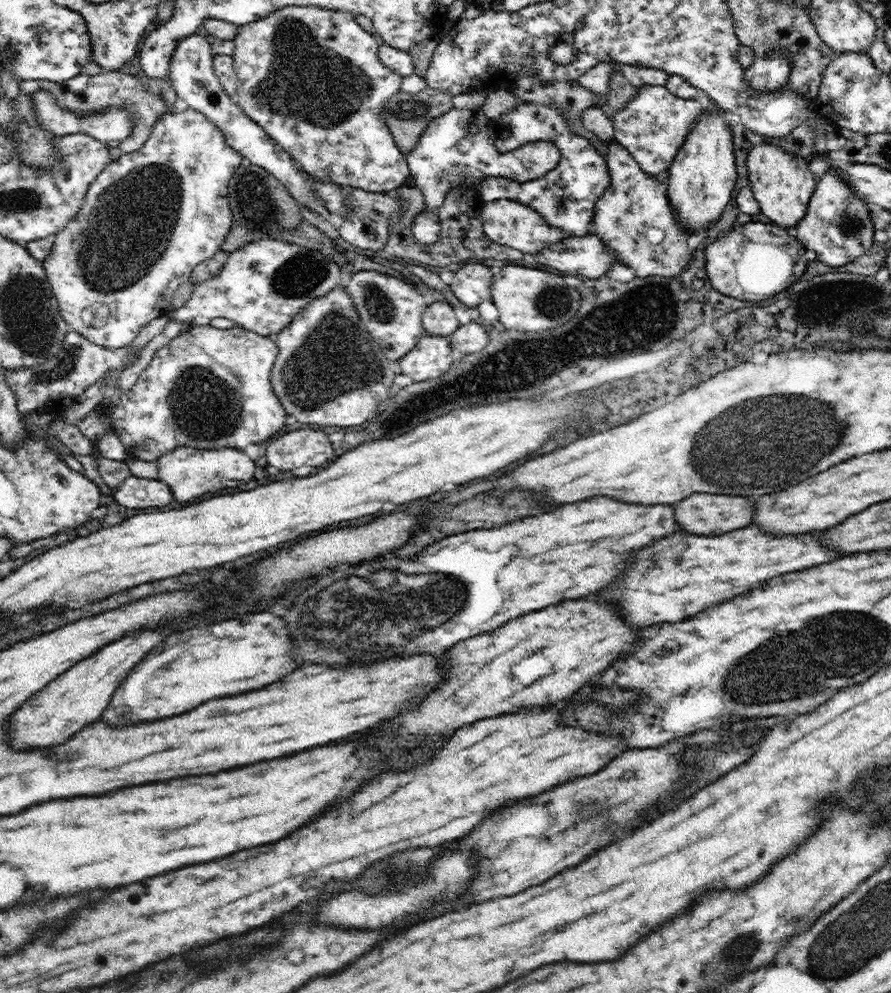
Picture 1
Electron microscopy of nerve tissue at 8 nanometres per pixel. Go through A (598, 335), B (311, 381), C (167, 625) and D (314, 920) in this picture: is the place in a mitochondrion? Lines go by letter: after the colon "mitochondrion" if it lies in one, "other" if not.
A: mitochondrion
B: mitochondrion
C: other
D: other

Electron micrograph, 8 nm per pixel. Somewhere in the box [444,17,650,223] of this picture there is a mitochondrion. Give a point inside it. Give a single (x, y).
(559, 203)

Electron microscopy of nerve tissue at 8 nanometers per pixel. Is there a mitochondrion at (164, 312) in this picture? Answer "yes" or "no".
no

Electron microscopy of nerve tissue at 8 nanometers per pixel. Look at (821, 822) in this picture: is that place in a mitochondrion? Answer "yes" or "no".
no

